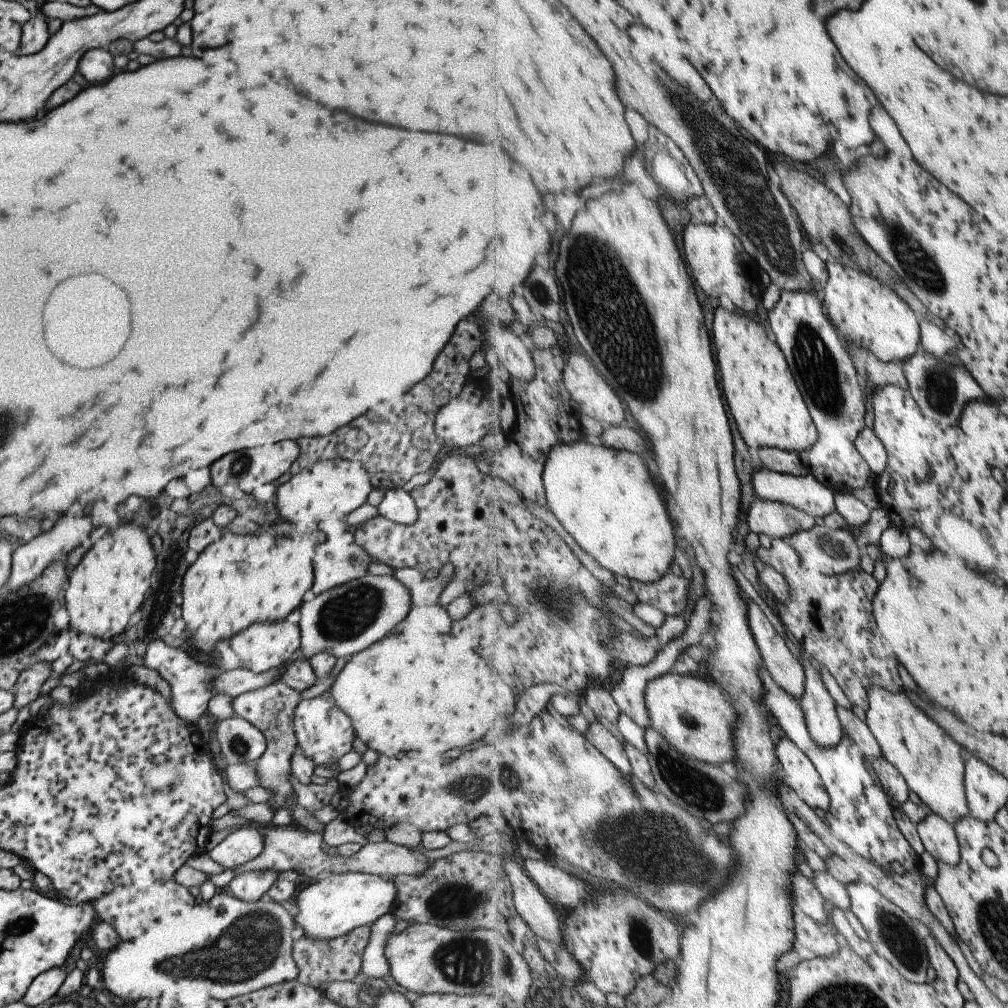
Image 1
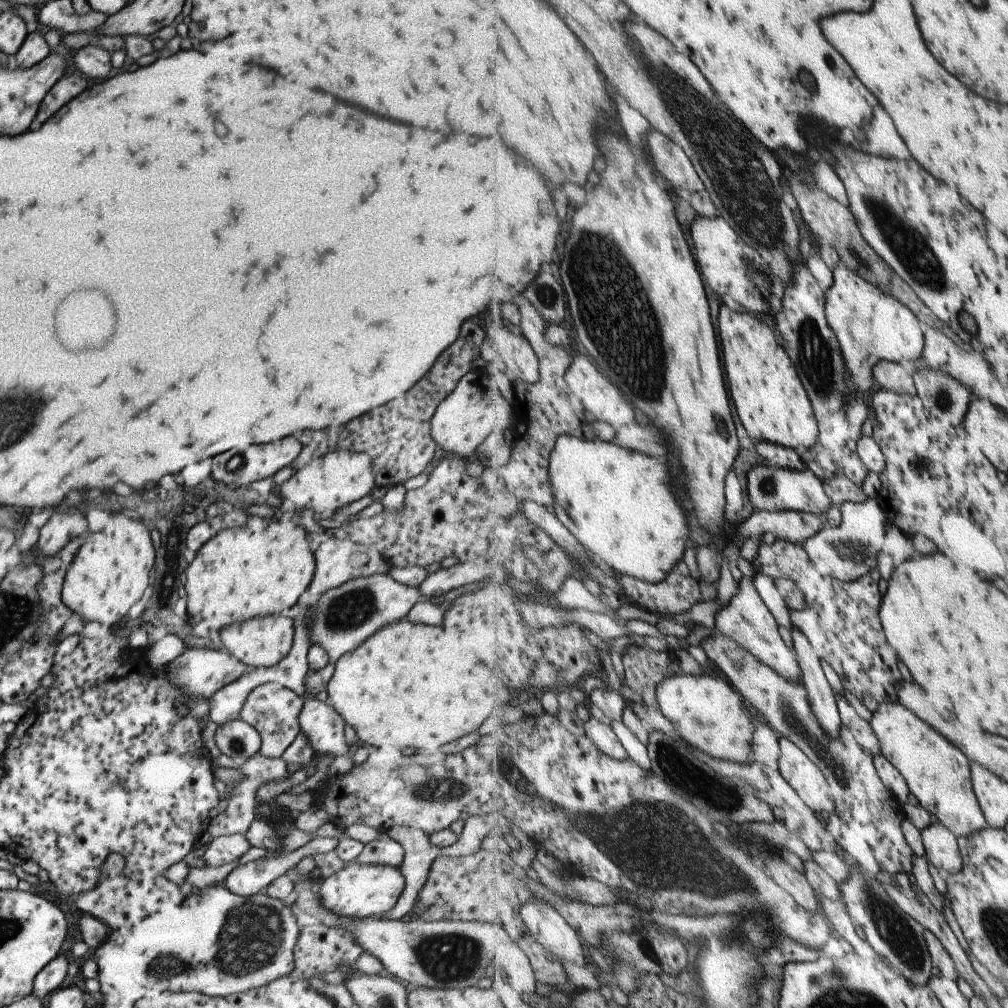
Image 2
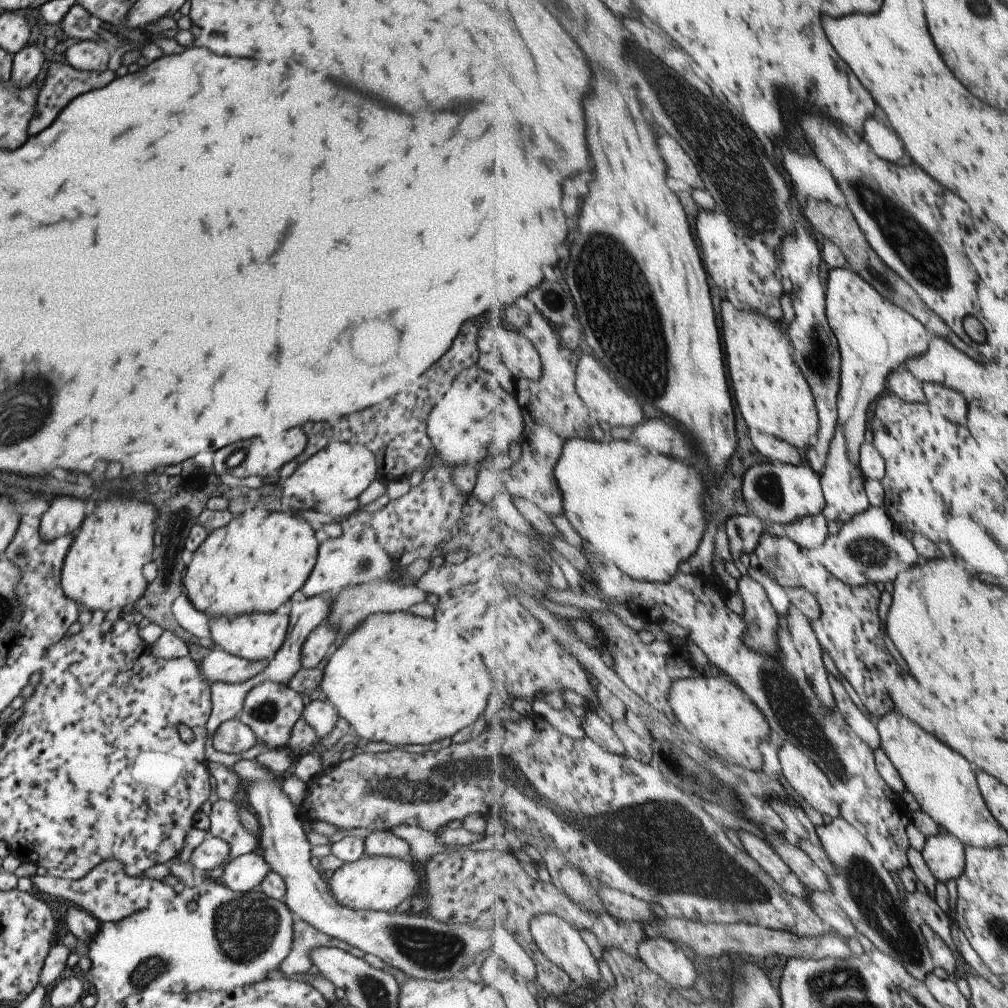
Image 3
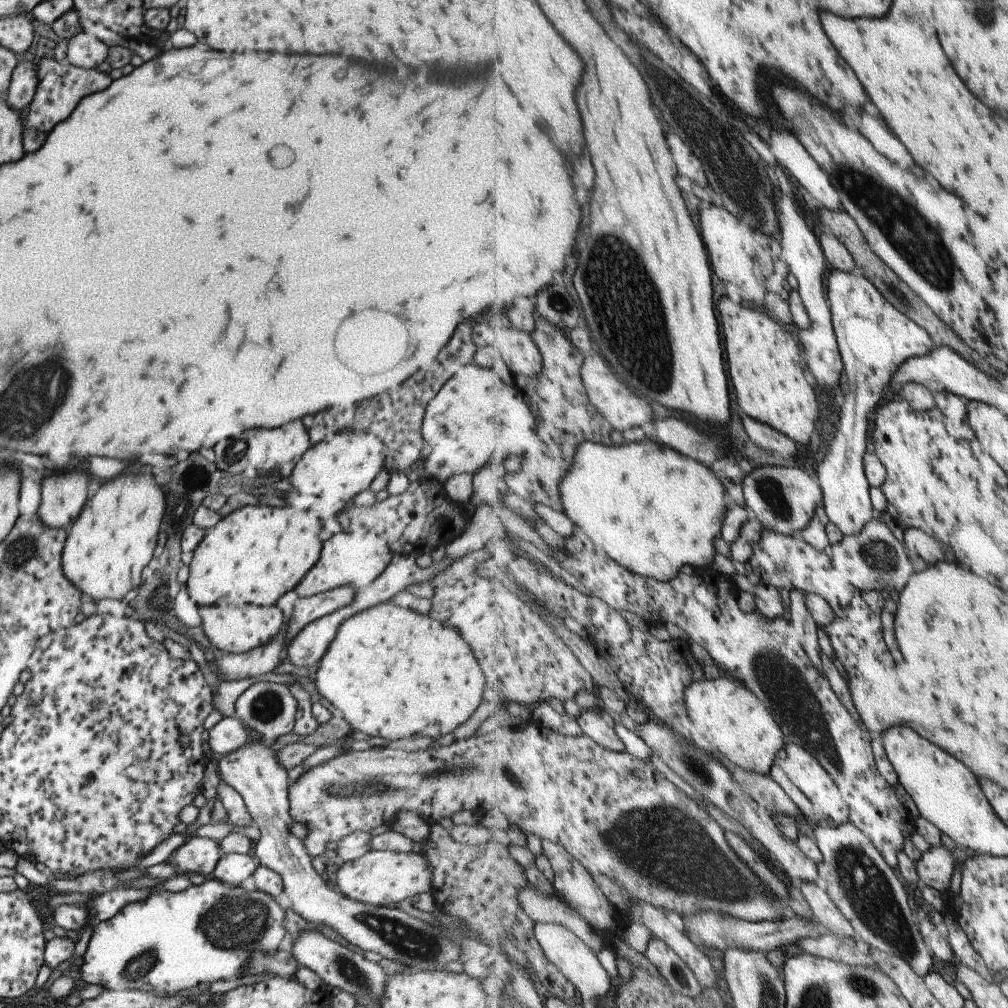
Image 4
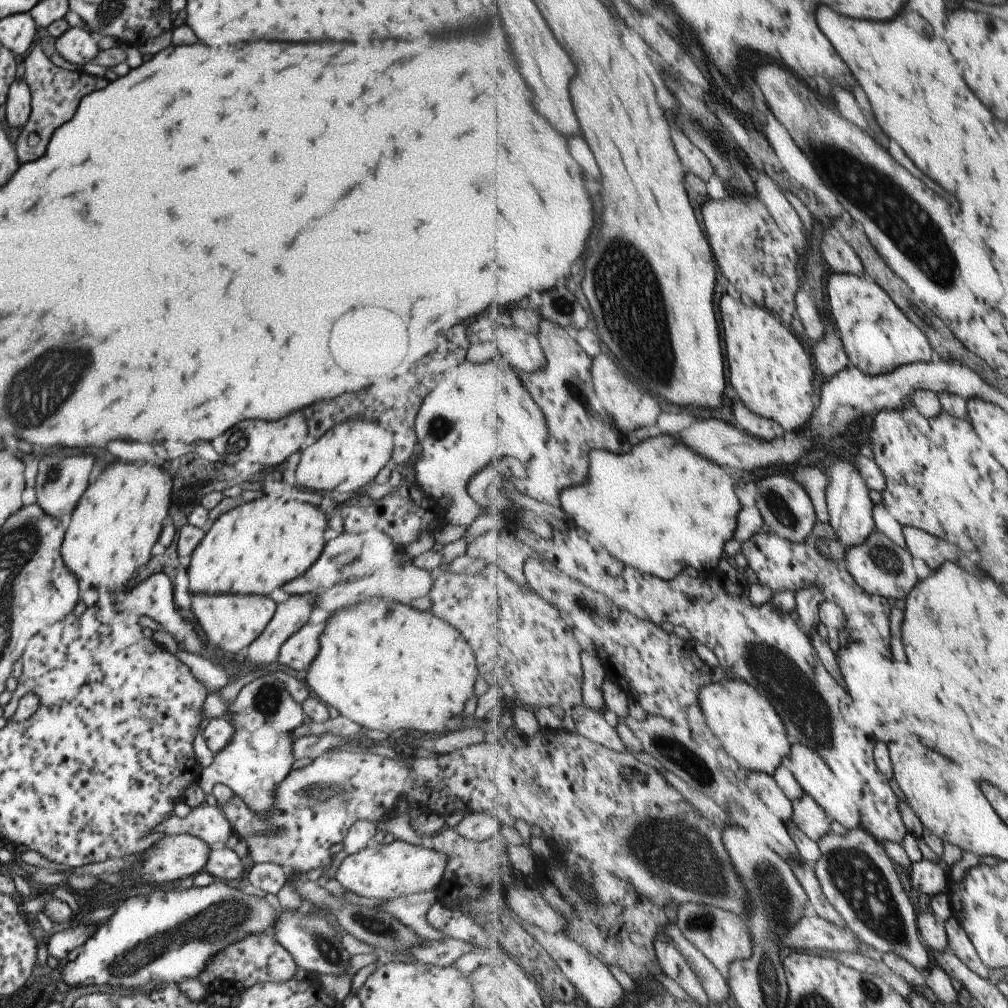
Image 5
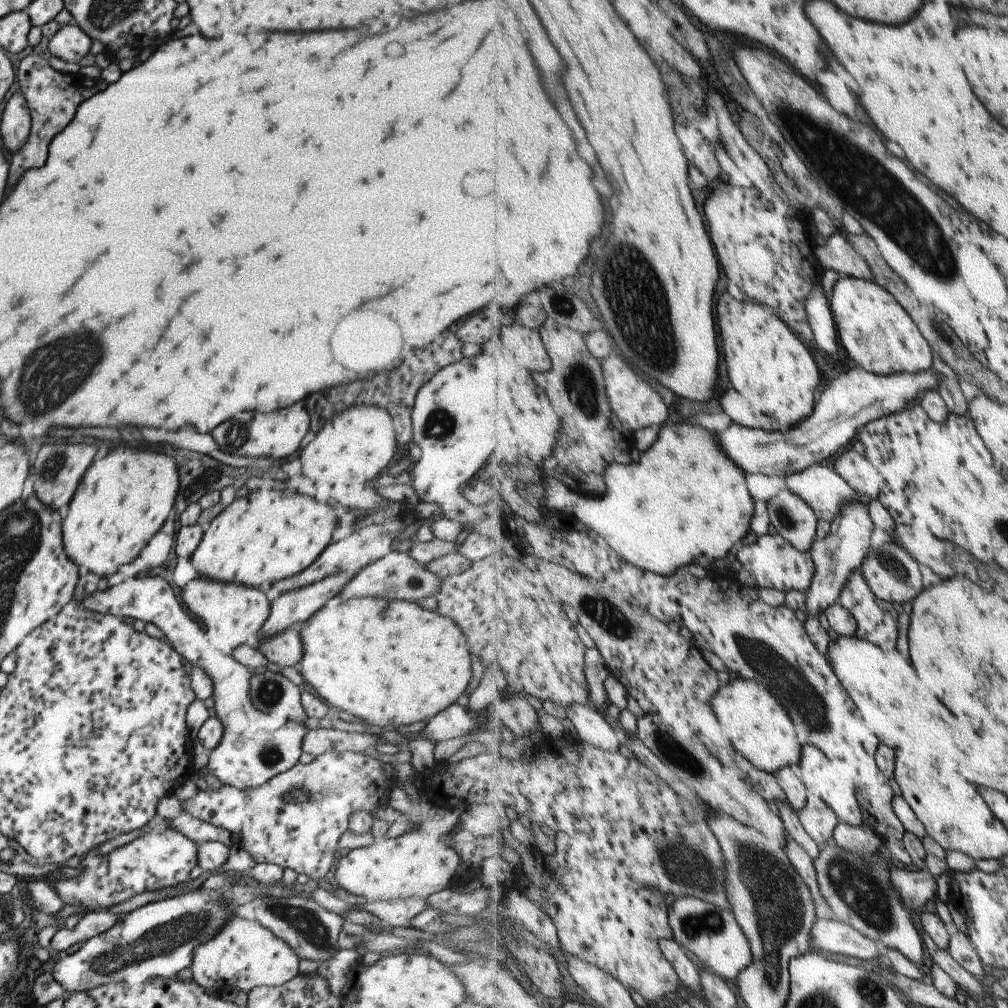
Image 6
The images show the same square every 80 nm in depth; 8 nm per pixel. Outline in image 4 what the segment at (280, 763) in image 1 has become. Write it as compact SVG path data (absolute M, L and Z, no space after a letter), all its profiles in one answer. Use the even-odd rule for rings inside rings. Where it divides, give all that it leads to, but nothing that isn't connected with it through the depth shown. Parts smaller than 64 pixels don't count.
M257 680L237 697L234 702L233 716L240 721L248 732L275 740L282 734L292 732L295 713L296 700L285 685Z

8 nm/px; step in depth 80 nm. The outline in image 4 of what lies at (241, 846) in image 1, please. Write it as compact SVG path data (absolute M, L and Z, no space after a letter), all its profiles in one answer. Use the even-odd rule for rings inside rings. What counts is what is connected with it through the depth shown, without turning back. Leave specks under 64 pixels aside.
M188 836L187 840L168 855L166 862L176 868L180 875L197 873L210 877L214 864L220 856L221 853L211 839Z

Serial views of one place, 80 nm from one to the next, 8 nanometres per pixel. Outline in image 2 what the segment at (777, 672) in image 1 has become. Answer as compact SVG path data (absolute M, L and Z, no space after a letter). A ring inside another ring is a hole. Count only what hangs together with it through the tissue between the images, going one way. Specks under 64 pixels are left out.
M742 576L737 583L737 592L733 596L726 607L715 617L714 631L721 628L725 628L726 636L731 636L733 640L736 640L747 648L751 654L754 654L761 662L768 664L773 670L782 674L788 681L796 683L802 682L801 669L796 657L796 653L793 650L789 650L789 646L785 646L785 640L781 638L781 632L779 632L779 625L777 620L773 618L771 610L767 608L767 604L763 602L759 590L755 588L755 582L752 578Z

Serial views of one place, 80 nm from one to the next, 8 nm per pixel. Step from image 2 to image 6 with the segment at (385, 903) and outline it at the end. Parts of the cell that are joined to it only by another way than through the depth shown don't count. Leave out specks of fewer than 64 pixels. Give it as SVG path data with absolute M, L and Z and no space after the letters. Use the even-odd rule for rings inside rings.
M395 783L389 786L388 805L403 812L411 828L397 838L377 839L369 846L348 850L345 856L338 857L335 881L339 887L367 901L424 898L446 890L459 868L459 856L447 844L458 832L461 811L431 804L422 796L411 798Z

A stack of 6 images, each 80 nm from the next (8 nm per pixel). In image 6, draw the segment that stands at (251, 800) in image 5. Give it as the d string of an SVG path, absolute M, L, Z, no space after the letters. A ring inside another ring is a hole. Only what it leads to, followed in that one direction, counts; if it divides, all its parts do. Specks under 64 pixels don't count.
M161 576L128 579L117 586L104 586L86 596L78 608L115 616L138 619L155 625L167 638L169 647L193 668L201 668L211 678L213 688L212 714L223 724L219 744L209 751L207 772L221 785L237 790L251 790L267 784L271 778L289 770L301 754L301 740L308 732L302 722L285 722L259 712L249 700L251 670L219 651L198 626L179 606L167 580Z

